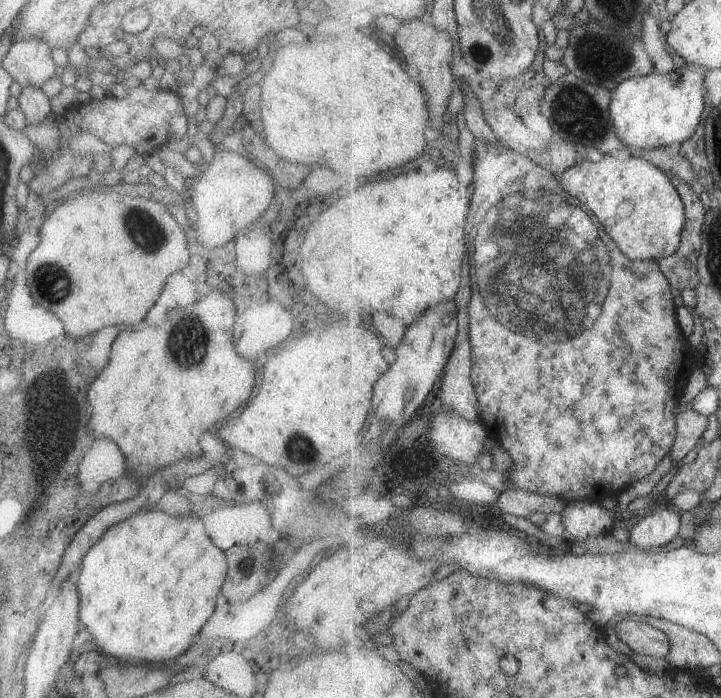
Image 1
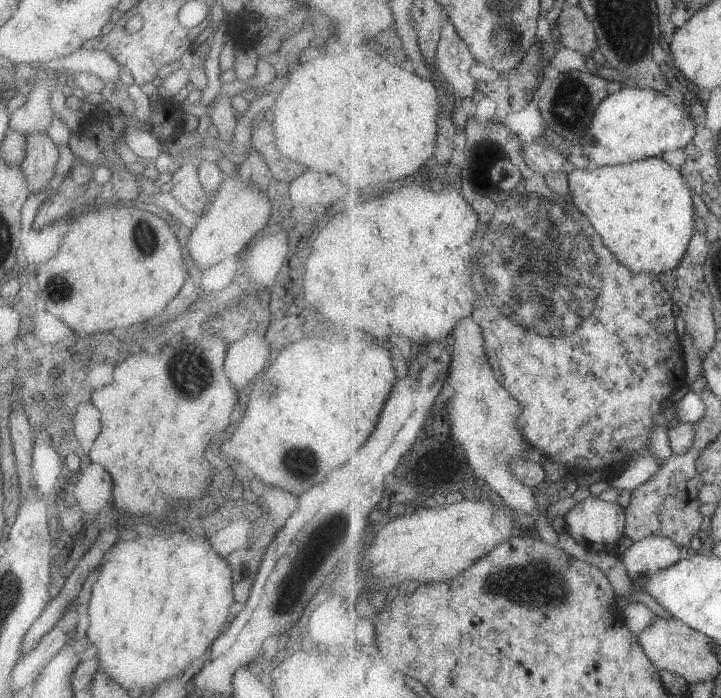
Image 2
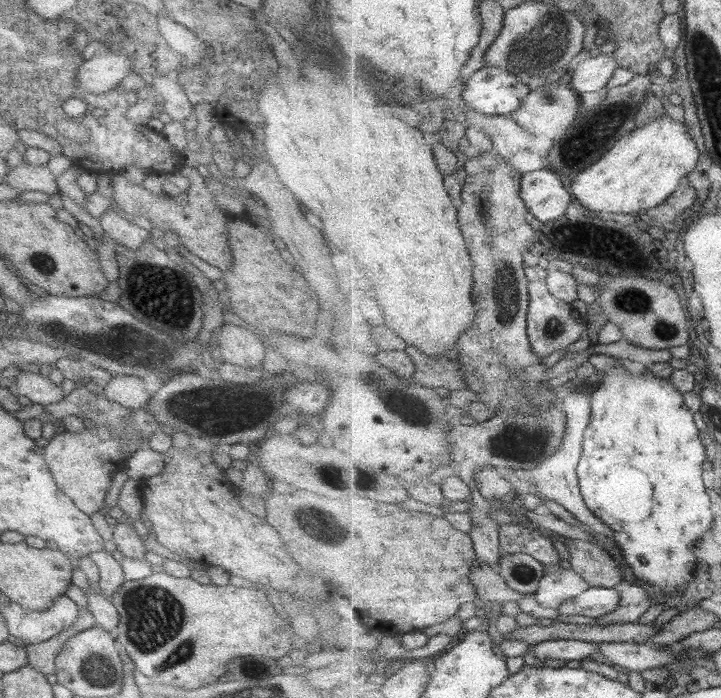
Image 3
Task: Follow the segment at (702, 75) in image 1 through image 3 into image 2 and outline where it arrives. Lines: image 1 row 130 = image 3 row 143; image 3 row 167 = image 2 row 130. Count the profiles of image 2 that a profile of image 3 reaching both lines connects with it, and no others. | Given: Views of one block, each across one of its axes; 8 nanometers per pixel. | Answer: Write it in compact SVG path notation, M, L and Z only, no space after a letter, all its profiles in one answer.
M650 87L615 88L596 111L591 129L586 133L579 153L593 160L597 167L623 165L660 157L667 150L685 148L695 138L693 104L673 104L667 94Z

